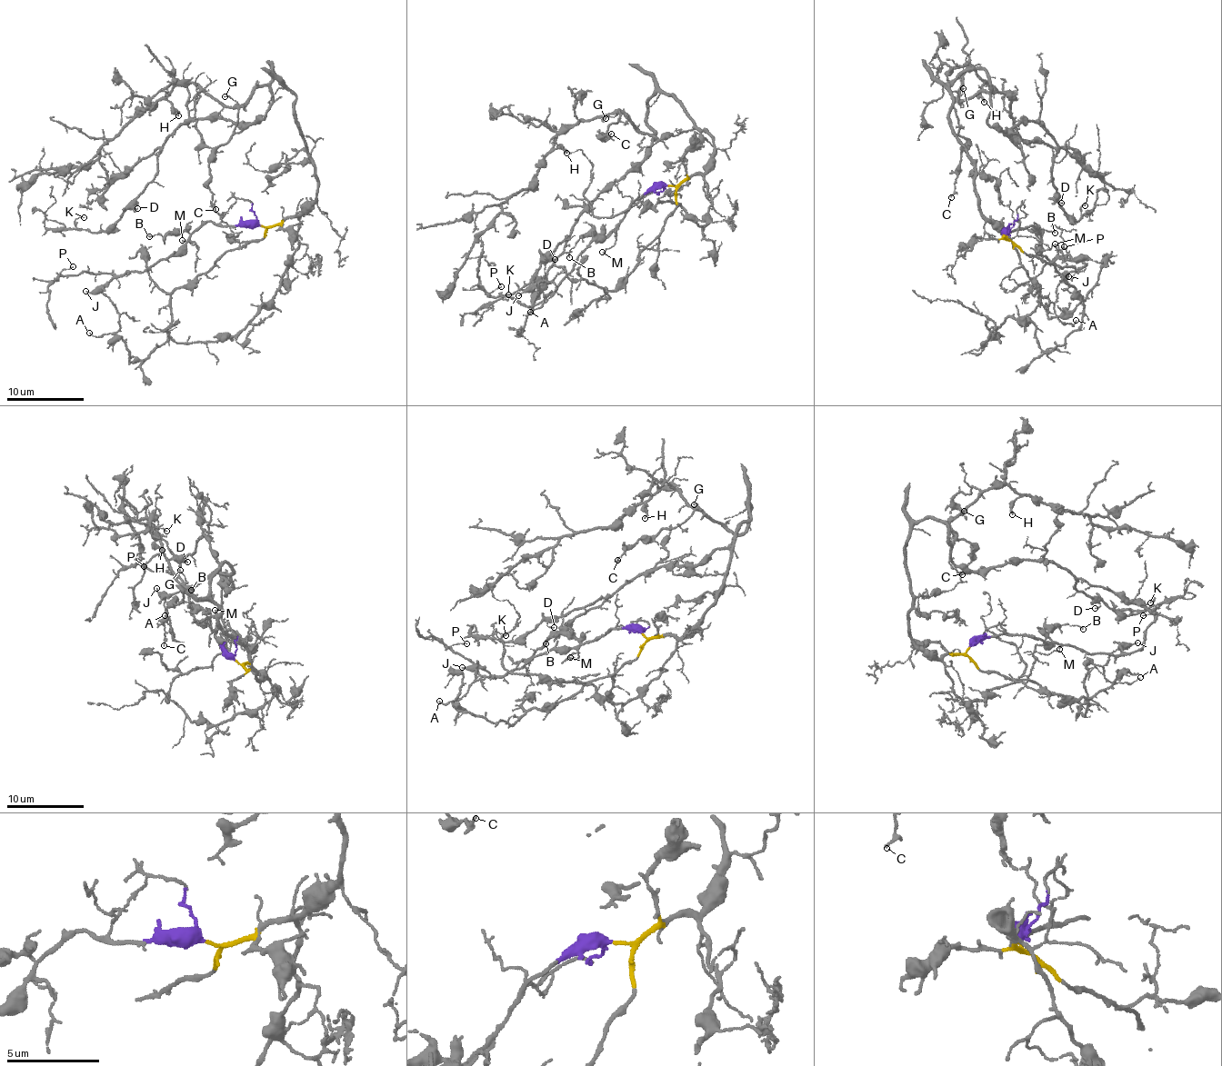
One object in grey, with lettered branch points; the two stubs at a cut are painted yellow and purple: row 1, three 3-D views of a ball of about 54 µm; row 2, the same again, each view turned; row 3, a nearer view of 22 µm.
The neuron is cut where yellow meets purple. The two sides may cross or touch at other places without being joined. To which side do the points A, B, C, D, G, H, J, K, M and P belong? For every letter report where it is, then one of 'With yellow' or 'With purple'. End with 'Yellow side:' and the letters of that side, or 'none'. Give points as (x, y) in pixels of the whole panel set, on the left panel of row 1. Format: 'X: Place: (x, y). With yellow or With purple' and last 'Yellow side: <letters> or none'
A: Place: (89, 333). With purple
B: Place: (149, 236). With purple
C: Place: (215, 209). With yellow
D: Place: (137, 208). With yellow
G: Place: (225, 96). With yellow
H: Place: (178, 115). With yellow
J: Place: (85, 291). With purple
K: Place: (84, 217). With yellow
M: Place: (182, 240). With purple
P: Place: (73, 266). With purple
Yellow side: C, D, G, H, K

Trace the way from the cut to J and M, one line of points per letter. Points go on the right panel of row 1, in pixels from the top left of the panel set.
J: (1006, 235), (1004, 233), (1033, 225), (1041, 243), (1039, 251), (1054, 263), (1076, 270), (1065, 273), (1069, 276)
M: (1006, 235), (1004, 233), (1033, 225), (1040, 240), (1037, 250), (1048, 249), (1055, 244)

